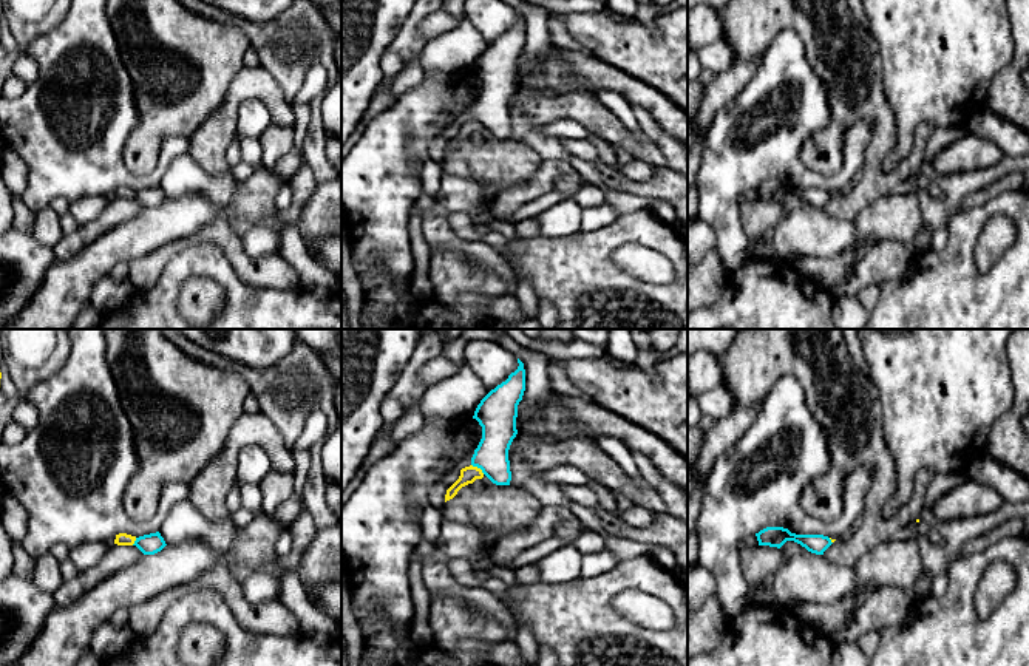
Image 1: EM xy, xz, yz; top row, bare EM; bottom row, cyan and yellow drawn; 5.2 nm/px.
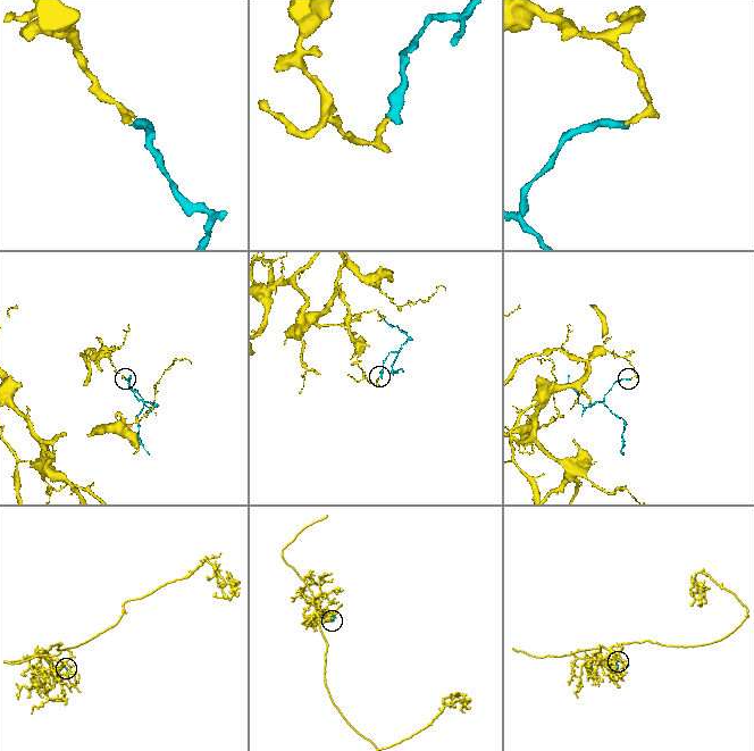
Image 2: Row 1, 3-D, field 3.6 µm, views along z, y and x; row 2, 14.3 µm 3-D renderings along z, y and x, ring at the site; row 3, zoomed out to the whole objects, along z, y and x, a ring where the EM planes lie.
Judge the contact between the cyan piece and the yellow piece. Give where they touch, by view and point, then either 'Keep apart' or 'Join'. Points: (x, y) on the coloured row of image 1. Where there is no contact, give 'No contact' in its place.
Touches cyan at xz (478, 467). Keep apart

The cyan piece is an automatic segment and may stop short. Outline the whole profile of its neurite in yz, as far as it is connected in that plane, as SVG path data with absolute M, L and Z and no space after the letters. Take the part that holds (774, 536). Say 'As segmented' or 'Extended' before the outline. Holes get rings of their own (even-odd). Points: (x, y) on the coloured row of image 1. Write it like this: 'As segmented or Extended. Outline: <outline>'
As segmented. Outline: M766 527L756 533L759 545L769 545L780 549L786 541L794 541L805 547L808 552L824 555L824 552L833 544L828 536L824 535L796 535L783 527Z

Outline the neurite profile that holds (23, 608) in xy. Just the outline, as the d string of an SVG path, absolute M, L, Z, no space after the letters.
M12 573L0 581L0 666L19 663L54 606L54 595L39 589L32 579Z

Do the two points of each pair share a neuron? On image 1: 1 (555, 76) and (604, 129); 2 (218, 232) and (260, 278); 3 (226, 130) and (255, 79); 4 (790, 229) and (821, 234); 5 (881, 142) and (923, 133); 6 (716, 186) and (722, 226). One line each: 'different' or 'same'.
1: different
2: same
3: same
4: same
5: same
6: same

